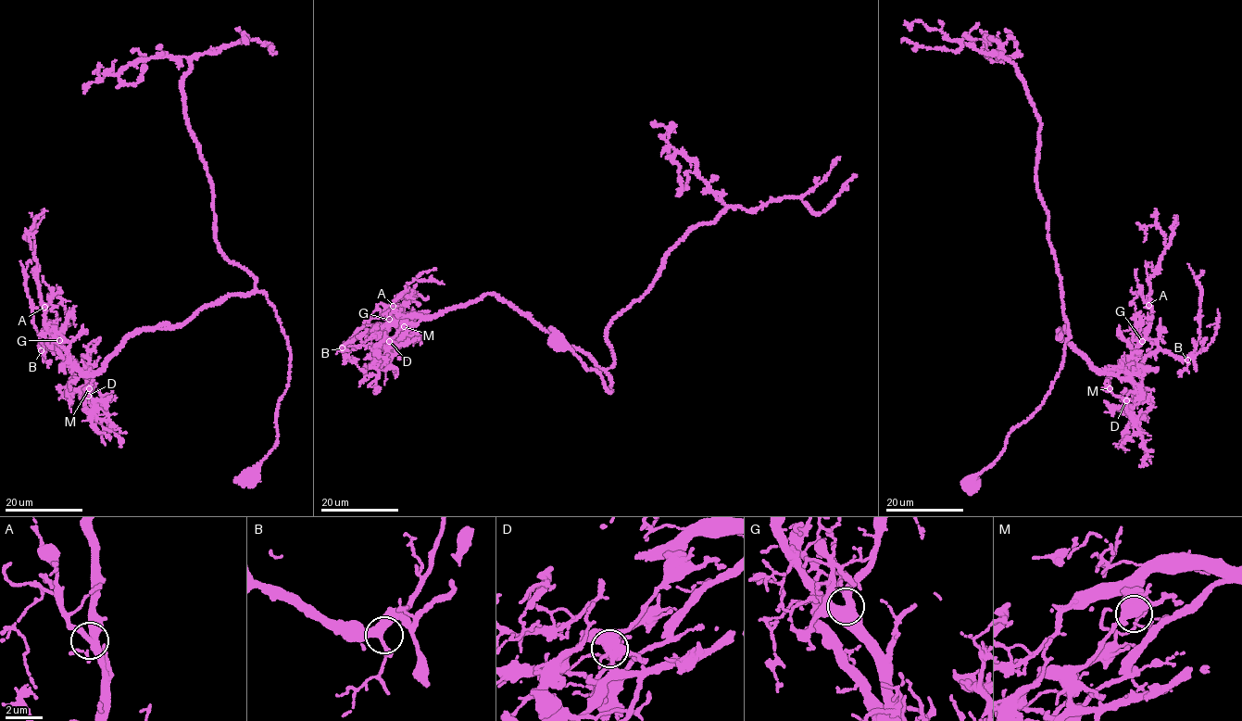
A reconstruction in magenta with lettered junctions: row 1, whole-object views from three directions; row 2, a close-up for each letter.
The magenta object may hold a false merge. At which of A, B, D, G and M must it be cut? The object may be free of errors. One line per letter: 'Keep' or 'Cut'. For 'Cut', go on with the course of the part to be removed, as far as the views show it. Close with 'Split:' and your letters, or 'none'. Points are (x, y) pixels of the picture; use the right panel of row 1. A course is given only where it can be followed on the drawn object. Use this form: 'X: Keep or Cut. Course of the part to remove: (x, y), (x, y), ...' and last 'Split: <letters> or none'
A: Keep
B: Keep
D: Cut. Course of the part to remove: (1126, 400), (1126, 405), (1138, 421), (1147, 453), (1143, 461), (1147, 466)
G: Keep
M: Keep
Split: D

